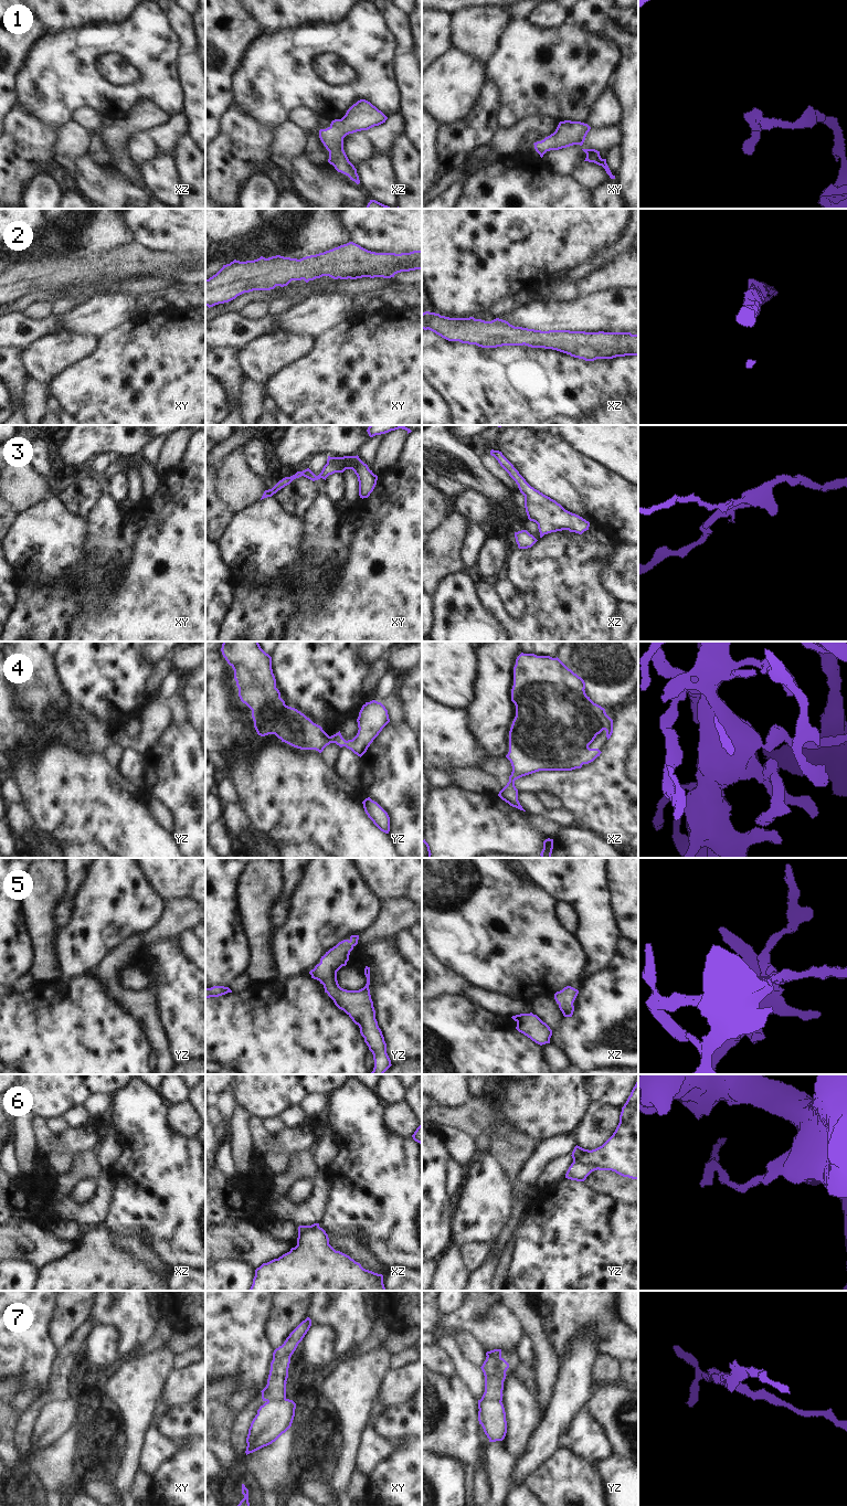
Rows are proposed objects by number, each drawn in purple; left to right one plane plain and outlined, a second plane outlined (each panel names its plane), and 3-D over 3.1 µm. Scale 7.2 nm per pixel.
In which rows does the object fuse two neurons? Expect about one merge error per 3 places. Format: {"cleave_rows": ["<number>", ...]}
{"cleave_rows": ["6", "7"]}

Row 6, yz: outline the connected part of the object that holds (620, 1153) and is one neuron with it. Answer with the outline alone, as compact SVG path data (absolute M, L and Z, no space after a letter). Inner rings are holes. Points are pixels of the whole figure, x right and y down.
M638 1080L622 1107L620 1123L613 1135L602 1146L592 1150L576 1145L571 1156L573 1162L593 1166L599 1170L612 1170L623 1177L638 1179Z

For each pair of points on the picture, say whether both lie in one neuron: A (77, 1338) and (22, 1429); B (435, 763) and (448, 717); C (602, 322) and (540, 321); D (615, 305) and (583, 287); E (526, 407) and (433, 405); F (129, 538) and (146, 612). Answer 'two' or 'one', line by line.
A: one
B: one
C: one
D: two
E: two
F: two

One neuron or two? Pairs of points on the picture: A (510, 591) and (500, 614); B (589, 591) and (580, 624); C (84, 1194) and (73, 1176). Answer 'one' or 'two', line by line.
A: two
B: one
C: two

